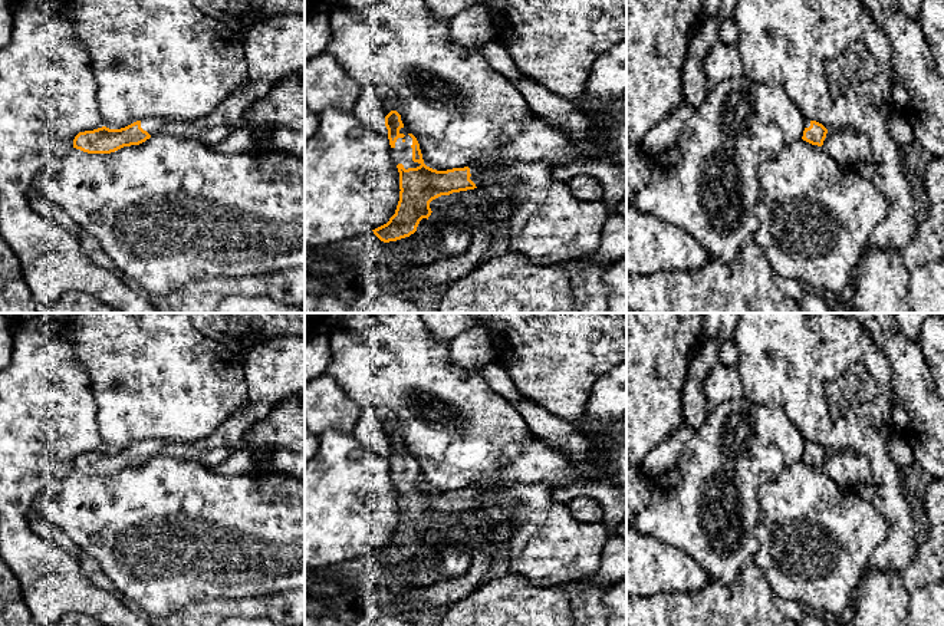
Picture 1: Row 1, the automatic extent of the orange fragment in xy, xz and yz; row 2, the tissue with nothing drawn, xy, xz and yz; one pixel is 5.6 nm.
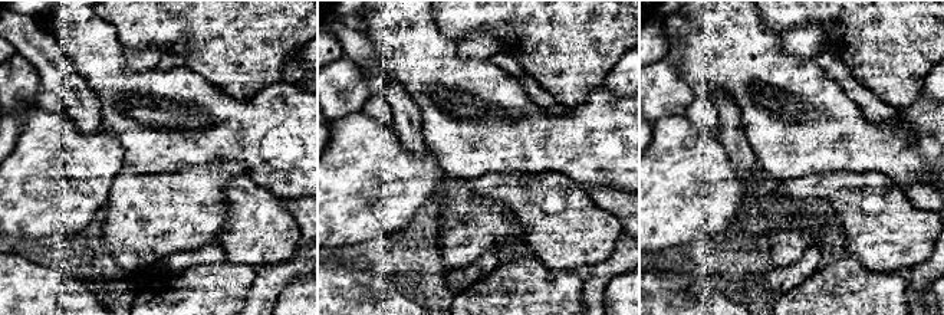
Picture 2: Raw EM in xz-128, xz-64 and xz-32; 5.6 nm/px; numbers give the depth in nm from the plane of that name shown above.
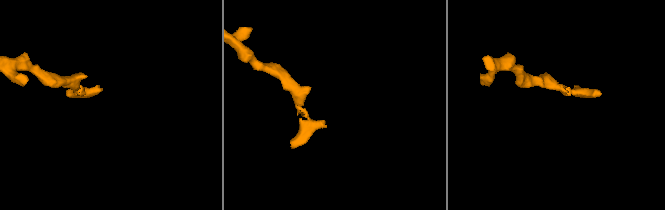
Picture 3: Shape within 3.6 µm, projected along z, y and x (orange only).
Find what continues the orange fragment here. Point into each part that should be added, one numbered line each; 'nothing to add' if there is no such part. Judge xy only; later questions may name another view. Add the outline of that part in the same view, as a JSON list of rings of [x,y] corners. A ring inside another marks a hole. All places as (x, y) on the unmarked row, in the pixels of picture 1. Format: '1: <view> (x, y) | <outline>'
1: xy (275, 371) | [[[282,336],[251,349],[243,356],[243,369],[247,380],[247,406],[243,411],[237,411],[211,435],[195,442],[145,439],[141,442],[141,449],[151,458],[162,455],[191,459],[208,468],[216,468],[227,461],[244,448],[244,435],[256,422],[267,418],[282,401],[305,393],[305,337]]]

